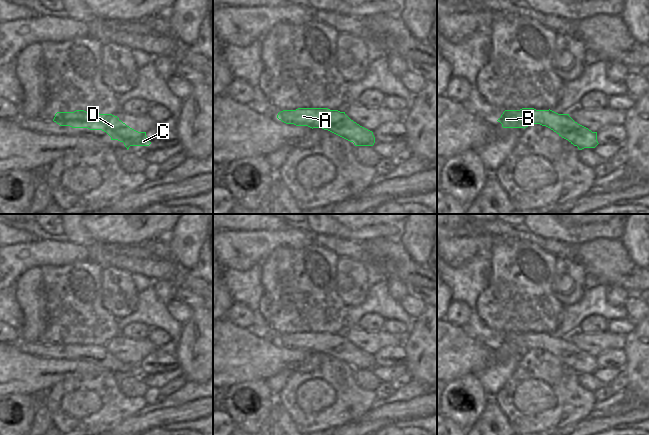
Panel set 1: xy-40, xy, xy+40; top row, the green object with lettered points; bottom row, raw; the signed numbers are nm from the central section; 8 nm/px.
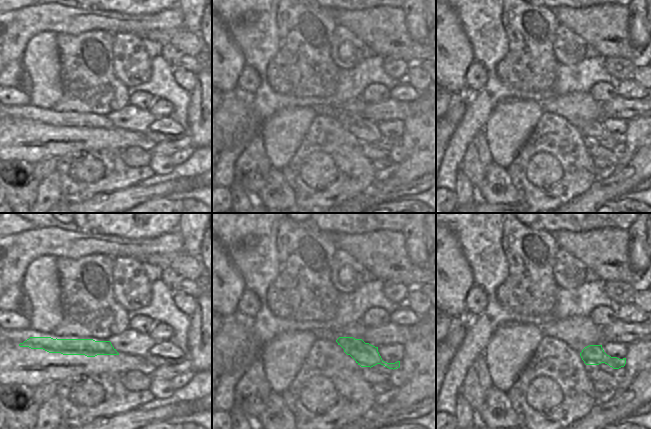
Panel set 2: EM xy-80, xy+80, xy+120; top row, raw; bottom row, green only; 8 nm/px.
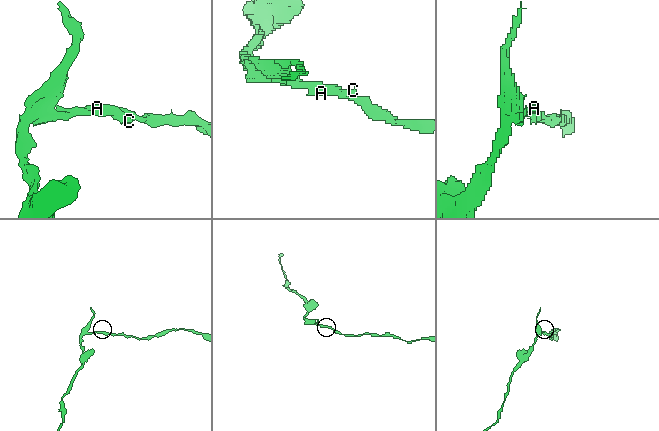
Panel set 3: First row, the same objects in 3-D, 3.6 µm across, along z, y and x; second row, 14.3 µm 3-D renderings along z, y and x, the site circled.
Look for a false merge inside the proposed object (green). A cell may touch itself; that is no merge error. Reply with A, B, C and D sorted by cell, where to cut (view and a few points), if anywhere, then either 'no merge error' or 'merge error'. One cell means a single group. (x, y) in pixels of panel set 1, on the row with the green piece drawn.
A B D / C; cut in xy+40 along (568, 116), (572, 123), (572, 128), (577, 133), (577, 145); merge error

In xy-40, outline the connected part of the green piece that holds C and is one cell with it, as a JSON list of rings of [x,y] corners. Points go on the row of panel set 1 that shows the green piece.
[[[123,123],[123,127],[130,133],[129,137],[123,141],[127,150],[130,146],[149,146],[151,144],[146,136],[146,132],[138,132],[125,123]]]

